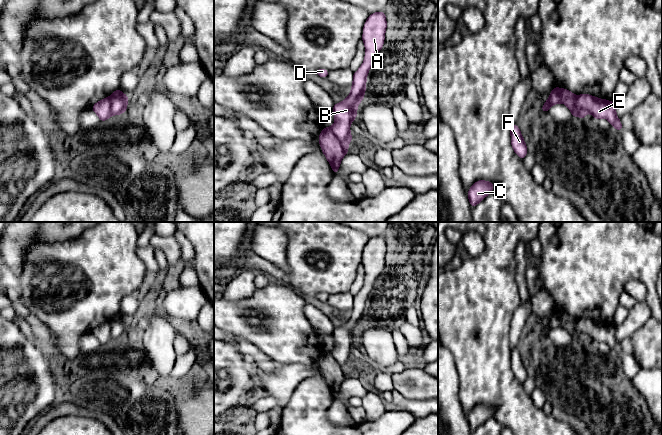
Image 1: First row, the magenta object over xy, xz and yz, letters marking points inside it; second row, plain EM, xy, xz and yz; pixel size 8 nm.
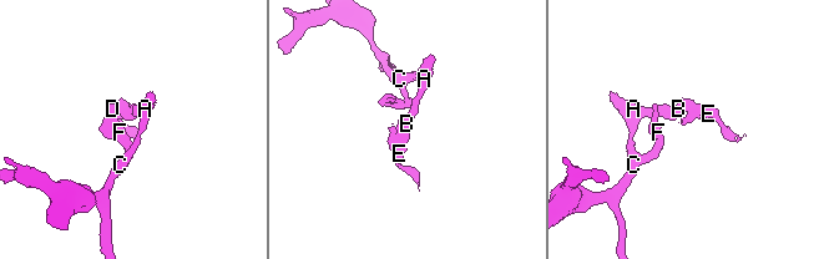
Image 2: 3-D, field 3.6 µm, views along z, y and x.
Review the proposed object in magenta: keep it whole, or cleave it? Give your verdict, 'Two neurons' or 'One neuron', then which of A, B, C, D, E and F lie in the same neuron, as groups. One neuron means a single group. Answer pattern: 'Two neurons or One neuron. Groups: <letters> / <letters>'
Two neurons. Groups: A B C D F / E

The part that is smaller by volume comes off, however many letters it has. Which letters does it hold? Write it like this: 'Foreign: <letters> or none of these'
Foreign: E

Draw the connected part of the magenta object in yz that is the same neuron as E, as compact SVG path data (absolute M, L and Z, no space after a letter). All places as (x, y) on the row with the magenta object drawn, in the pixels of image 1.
M581 94L576 96L575 105L577 108L592 114L595 120L606 118L618 132L623 129L620 119L616 115L616 105L614 102L599 99L589 94Z

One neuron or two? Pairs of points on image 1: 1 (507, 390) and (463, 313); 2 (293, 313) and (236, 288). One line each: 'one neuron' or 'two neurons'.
1: one neuron
2: two neurons

